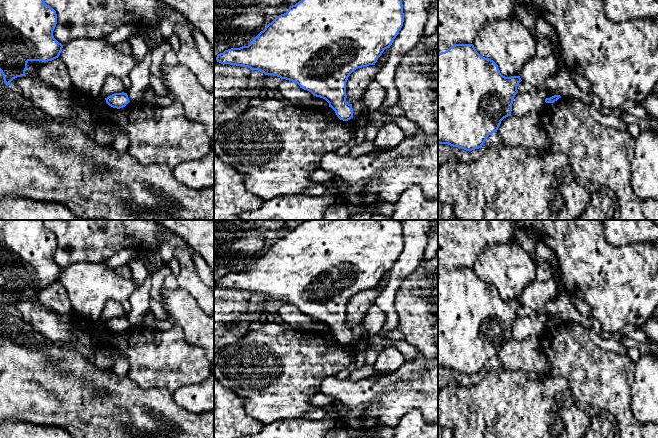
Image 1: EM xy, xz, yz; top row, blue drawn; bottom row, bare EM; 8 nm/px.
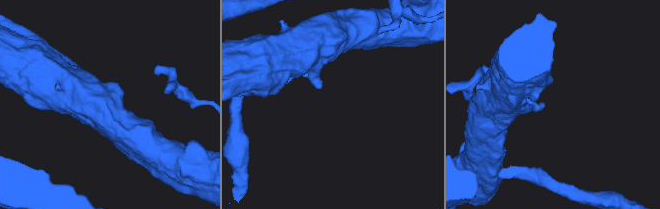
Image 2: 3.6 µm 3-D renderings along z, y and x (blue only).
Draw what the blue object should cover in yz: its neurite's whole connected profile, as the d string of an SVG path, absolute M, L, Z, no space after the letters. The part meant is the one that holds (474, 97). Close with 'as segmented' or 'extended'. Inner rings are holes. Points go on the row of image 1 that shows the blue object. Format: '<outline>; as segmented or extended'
M455 44L438 54L438 143L448 144L466 151L479 149L487 137L497 132L501 121L511 115L512 104L518 93L520 76L505 77L498 65L481 56L473 44Z; as segmented

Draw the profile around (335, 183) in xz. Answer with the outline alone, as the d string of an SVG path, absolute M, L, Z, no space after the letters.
M321 168L314 171L310 175L310 179L316 183L322 183L330 187L334 192L337 192L339 194L348 189L348 187L344 185L344 182L339 177Z

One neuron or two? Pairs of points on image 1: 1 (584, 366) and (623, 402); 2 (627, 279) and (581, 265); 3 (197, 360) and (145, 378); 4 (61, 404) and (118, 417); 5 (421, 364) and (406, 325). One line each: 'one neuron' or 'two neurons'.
1: one neuron
2: one neuron
3: one neuron
4: one neuron
5: two neurons

